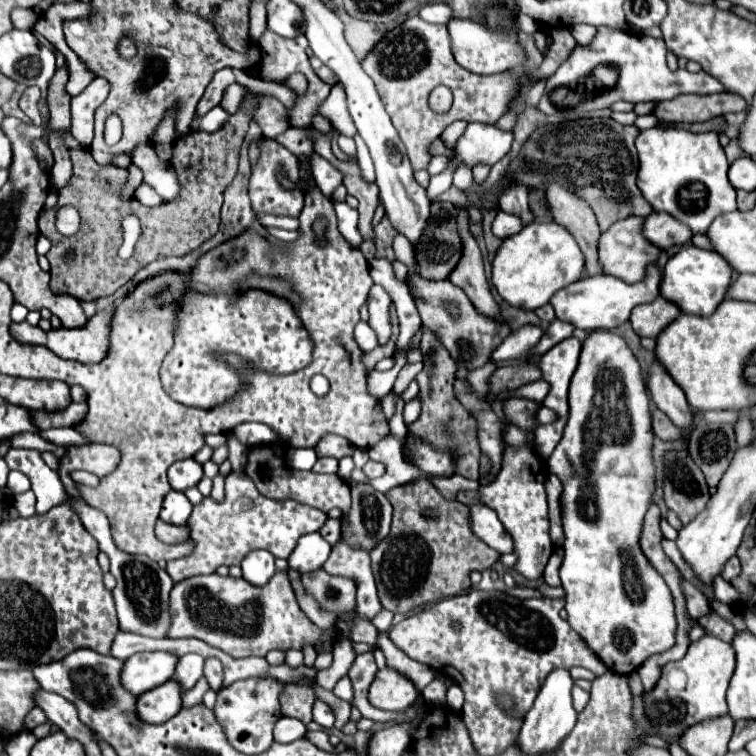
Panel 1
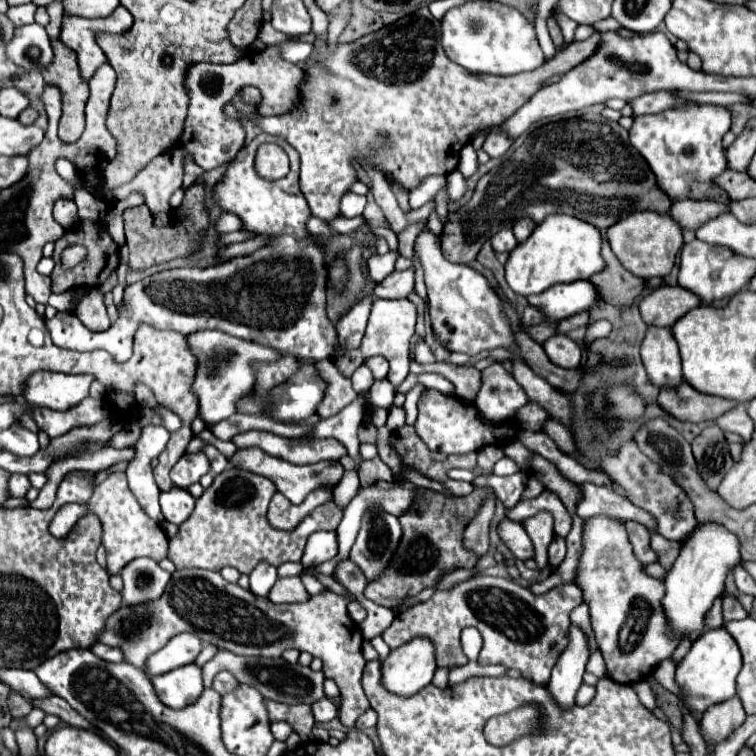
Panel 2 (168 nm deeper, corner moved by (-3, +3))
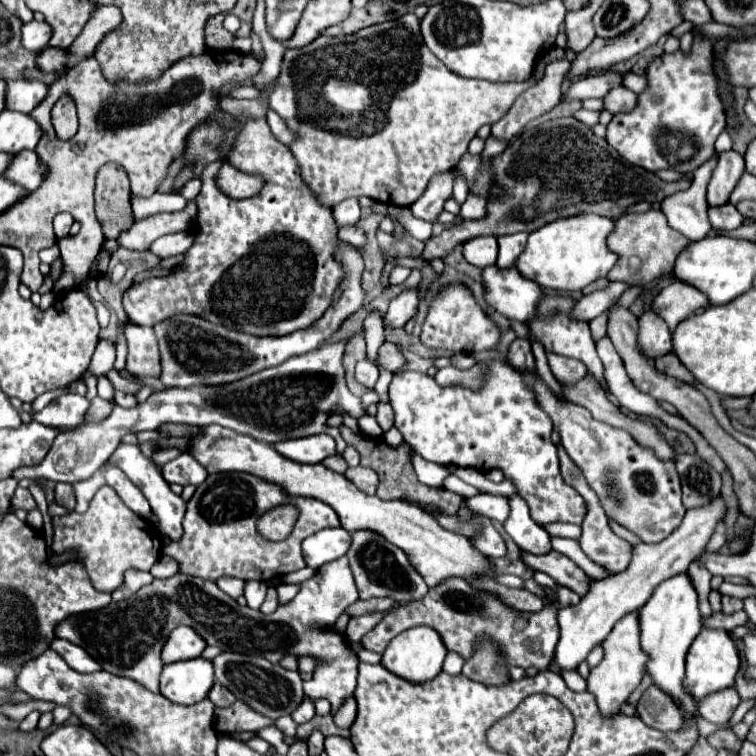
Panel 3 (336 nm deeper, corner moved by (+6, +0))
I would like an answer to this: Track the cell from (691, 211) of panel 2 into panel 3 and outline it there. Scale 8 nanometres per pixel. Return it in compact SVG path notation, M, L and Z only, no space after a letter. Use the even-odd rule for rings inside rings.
M732 203L708 209L708 217L710 217L710 223L714 229L728 229L730 231L730 229L738 229L744 223L744 217L740 215L740 211Z

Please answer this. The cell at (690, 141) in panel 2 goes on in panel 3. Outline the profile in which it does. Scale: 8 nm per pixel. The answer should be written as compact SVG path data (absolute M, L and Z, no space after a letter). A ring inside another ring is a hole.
M694 37L690 53L676 51L664 53L648 63L646 67L646 89L638 93L636 109L628 113L616 113L606 127L606 143L620 153L632 165L638 165L646 171L658 169L678 169L678 171L692 171L700 167L714 155L714 141L726 129L724 107L716 91L716 75L714 75L714 51L712 41L706 37ZM660 131L668 133L686 133L696 137L698 151L690 161L678 163L672 167L660 153L656 145L656 135Z

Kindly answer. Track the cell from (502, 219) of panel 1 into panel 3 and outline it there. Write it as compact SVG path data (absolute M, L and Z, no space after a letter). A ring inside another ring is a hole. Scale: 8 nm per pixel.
M472 237L464 241L462 255L470 265L476 265L476 267L494 265L496 255L498 255L496 237Z

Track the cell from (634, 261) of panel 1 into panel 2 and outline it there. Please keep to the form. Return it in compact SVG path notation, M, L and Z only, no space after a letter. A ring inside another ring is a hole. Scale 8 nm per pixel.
M635 212L621 222L607 228L607 238L613 254L619 258L625 270L631 274L649 280L653 276L667 276L675 264L677 250L683 246L681 228L669 218L669 214L655 212Z

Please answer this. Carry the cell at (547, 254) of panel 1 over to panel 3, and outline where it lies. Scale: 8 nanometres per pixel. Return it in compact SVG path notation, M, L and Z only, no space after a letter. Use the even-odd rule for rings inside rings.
M572 215L556 219L528 237L524 253L516 261L516 269L536 281L538 285L554 291L580 291L598 277L606 277L616 265L618 257L606 245L606 237L612 233L616 221L602 215Z

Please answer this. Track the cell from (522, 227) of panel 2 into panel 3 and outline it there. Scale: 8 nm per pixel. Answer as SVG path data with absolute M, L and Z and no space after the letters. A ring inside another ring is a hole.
M514 233L514 235L498 237L498 259L496 259L496 265L500 265L500 269L514 267L516 257L520 257L520 253L526 247L526 239L528 239L528 233Z

